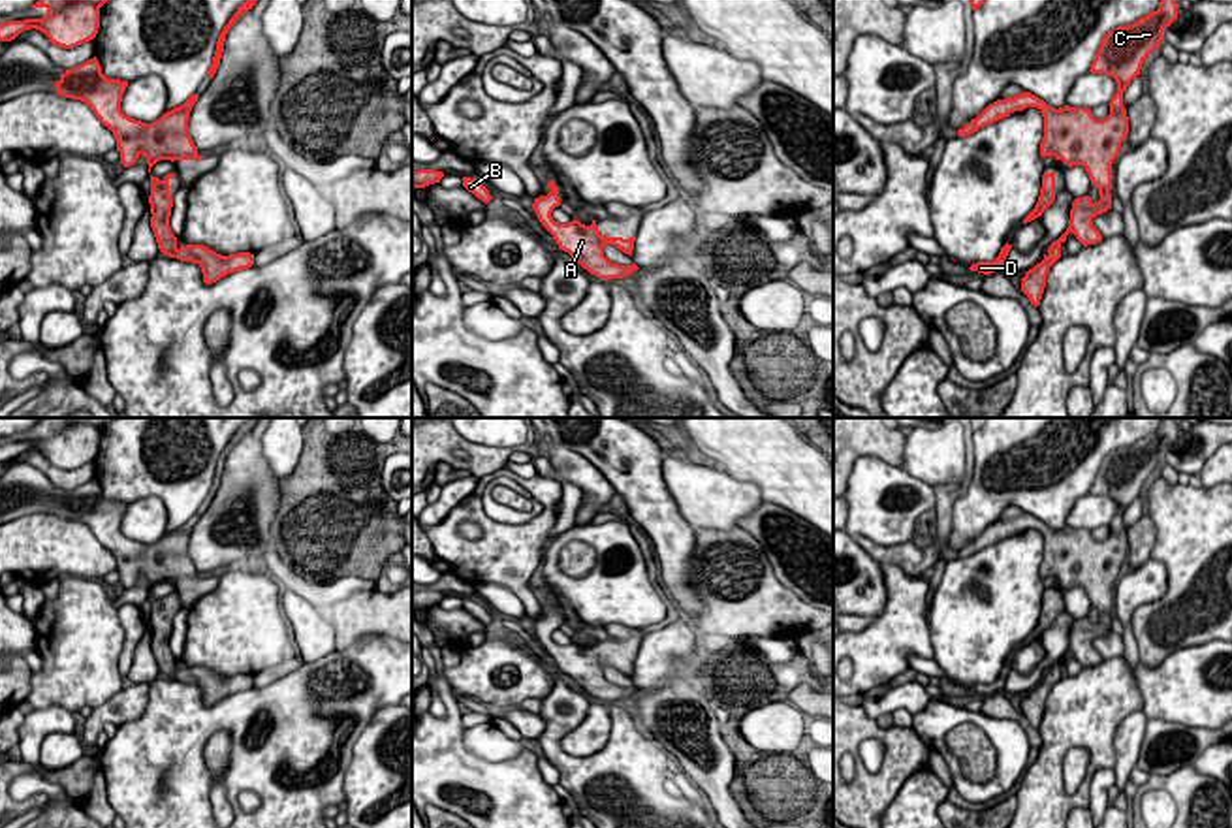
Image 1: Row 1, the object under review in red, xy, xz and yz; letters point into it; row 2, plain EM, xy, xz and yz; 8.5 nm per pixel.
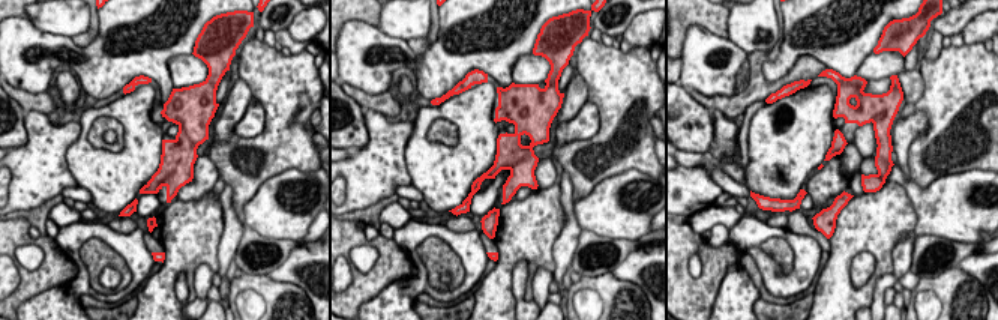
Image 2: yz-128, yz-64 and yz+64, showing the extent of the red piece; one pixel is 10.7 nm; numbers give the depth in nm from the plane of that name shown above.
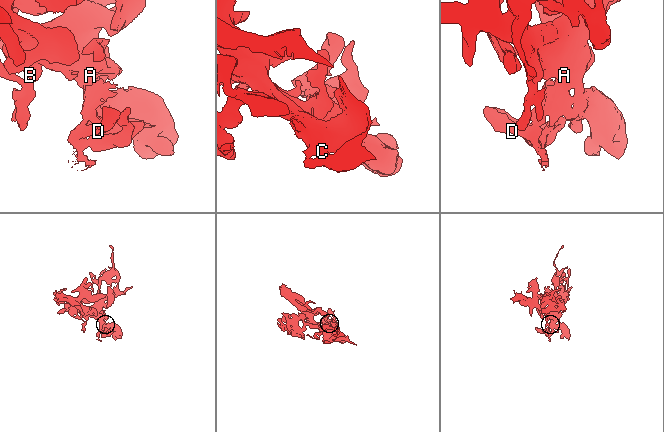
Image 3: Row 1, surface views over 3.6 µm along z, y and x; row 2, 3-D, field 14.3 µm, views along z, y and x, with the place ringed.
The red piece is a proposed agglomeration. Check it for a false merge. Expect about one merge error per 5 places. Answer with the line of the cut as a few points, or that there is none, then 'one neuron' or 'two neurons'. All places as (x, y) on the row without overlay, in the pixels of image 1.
no cut; one neuron

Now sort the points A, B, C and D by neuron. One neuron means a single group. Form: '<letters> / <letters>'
A B C D

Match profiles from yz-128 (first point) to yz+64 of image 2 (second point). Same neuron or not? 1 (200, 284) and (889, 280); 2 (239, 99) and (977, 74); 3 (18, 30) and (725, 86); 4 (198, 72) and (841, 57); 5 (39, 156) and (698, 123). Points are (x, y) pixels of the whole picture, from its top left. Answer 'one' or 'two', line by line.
1: one
2: one
3: one
4: two
5: two

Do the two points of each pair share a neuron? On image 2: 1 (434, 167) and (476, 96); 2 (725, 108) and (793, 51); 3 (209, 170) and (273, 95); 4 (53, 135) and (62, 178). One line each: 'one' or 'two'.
1: one
2: two
3: two
4: one

